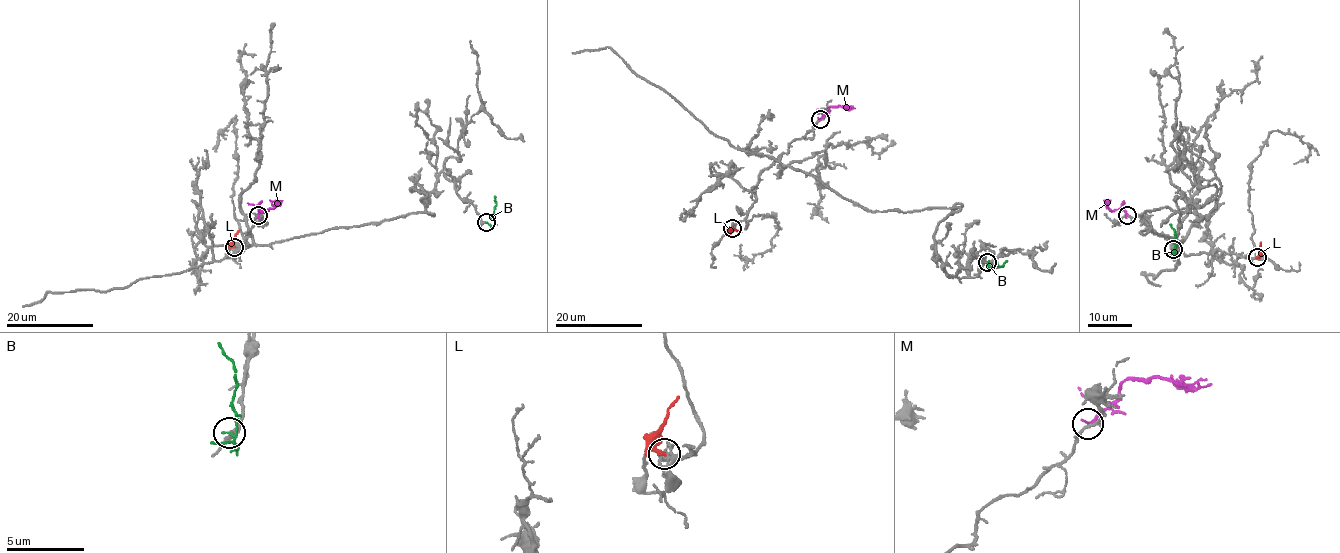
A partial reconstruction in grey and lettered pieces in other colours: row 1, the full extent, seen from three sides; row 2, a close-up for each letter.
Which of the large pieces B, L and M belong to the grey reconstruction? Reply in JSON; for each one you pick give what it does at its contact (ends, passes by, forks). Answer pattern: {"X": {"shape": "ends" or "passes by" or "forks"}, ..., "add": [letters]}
{"add": []}

